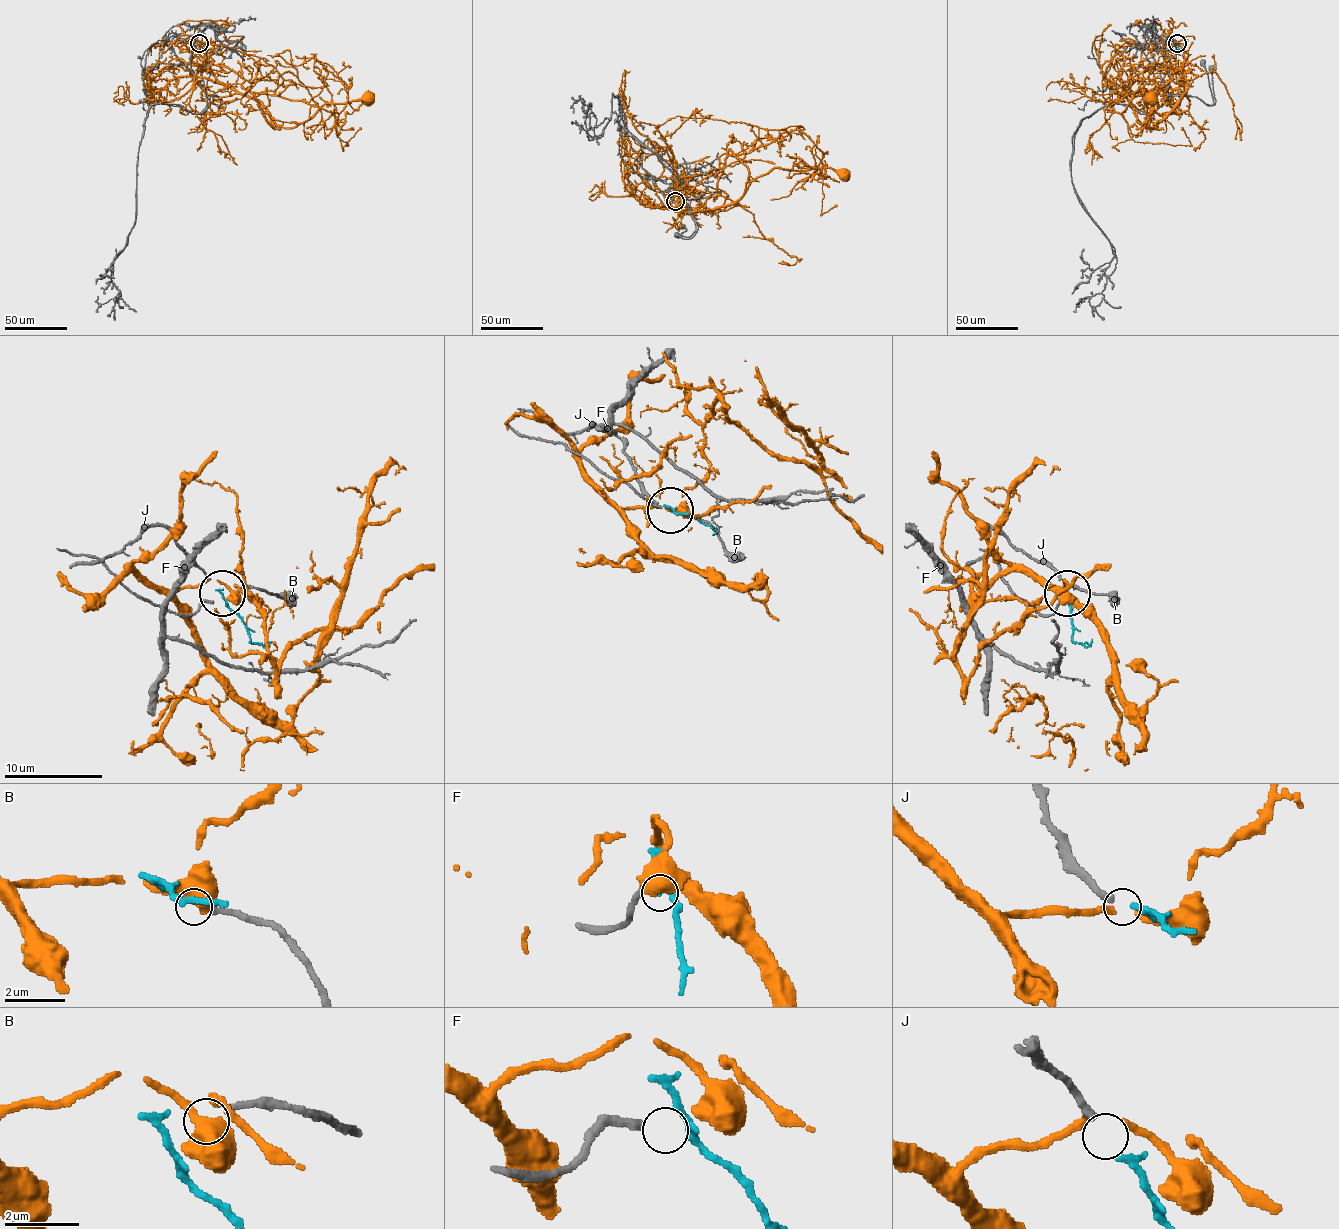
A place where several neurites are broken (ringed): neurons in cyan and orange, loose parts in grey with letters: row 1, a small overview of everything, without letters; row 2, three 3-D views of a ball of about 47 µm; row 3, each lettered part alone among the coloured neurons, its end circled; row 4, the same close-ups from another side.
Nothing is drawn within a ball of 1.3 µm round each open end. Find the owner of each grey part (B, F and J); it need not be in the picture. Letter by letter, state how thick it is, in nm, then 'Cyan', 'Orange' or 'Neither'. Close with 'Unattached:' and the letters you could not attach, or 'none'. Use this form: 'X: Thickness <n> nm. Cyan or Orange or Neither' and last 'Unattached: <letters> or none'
B: Thickness 160 nm. Orange
F: Thickness 220 nm. Neither
J: Thickness 200 nm. Cyan
Unattached: F

